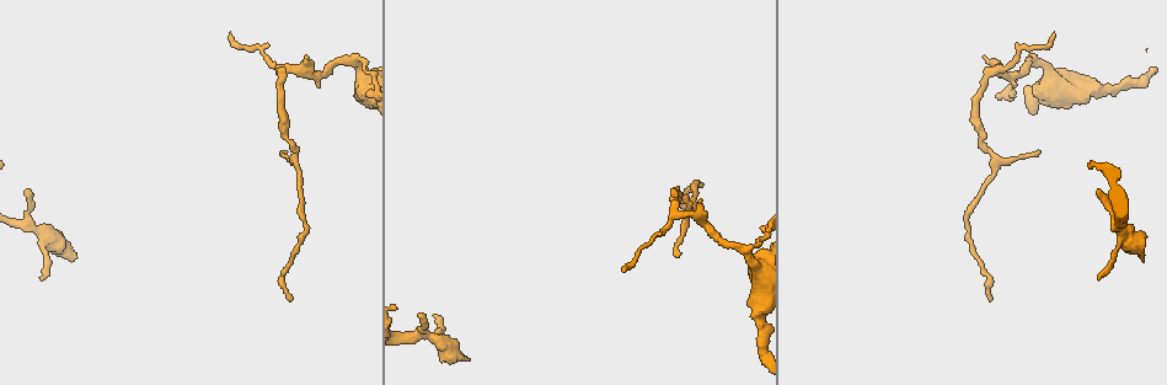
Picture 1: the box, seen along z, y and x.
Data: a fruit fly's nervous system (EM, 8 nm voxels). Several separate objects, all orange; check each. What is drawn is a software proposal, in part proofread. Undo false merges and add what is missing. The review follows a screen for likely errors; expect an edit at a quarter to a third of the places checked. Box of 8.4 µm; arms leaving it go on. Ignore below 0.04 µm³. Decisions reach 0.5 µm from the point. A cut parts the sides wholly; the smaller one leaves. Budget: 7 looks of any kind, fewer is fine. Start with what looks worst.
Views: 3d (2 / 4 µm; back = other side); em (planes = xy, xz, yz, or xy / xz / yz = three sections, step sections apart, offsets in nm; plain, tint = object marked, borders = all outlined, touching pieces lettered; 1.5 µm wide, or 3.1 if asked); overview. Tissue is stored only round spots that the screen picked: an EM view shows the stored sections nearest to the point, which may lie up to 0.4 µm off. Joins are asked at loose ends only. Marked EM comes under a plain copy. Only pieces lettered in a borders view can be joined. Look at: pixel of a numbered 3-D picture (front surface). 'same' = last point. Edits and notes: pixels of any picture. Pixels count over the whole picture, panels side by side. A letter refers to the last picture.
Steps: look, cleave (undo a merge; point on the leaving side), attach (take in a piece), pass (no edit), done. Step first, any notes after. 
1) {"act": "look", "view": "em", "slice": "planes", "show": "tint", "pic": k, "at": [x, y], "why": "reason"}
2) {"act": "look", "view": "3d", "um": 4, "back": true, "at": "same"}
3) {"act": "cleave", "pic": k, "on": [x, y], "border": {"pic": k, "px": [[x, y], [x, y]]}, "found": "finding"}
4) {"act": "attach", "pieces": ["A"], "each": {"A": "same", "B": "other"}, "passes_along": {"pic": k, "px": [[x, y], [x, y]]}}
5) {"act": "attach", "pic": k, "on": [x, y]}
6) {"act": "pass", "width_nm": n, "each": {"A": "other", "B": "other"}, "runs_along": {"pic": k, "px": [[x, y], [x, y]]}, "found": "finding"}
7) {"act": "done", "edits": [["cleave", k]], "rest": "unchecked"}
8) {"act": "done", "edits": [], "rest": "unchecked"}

{"act": "look", "view": "em", "slice": "yz", "step": 4, "show": "borders", "pic": 1, "at": [24, 191], "why": "branch stops here"}

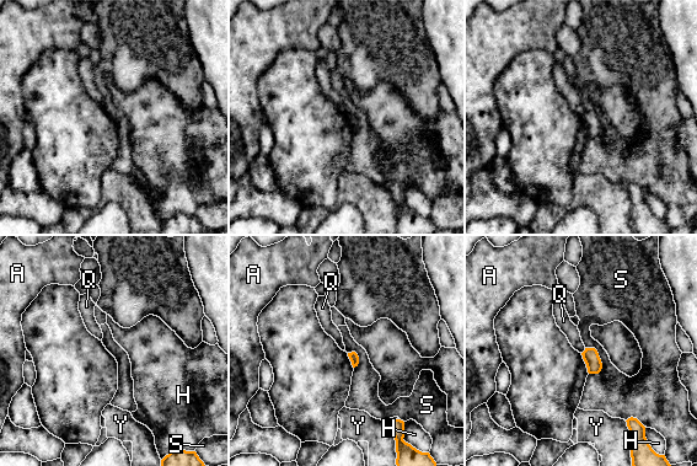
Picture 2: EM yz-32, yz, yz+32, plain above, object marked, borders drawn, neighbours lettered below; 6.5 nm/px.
{"act": "pass", "longest_contact_nm": ["S", 200], "each": {"A": "other", "H": "other", "Q": "other", "S": "other", "Y": "other"}, "border": {"pic": 2, "px": [[580, 353], [589, 373]]}, "found": "none of them fits"}

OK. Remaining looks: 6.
{"act": "look", "view": "3d", "um": 4, "pic": 1, "at": [433, 314], "why": "tapers out"}

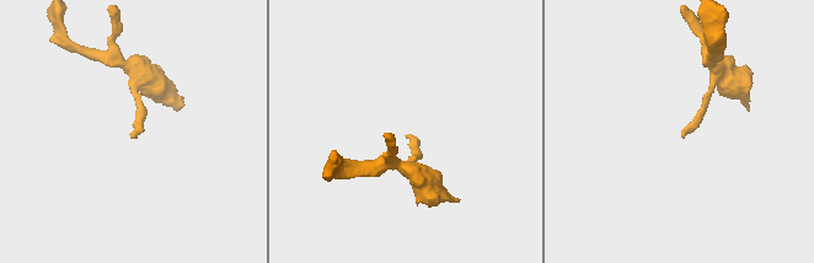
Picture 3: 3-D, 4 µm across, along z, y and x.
{"act": "look", "view": "em", "slice": "planes", "show": "borders", "pic": 3, "at": [131, 135], "why": "now the EM"}

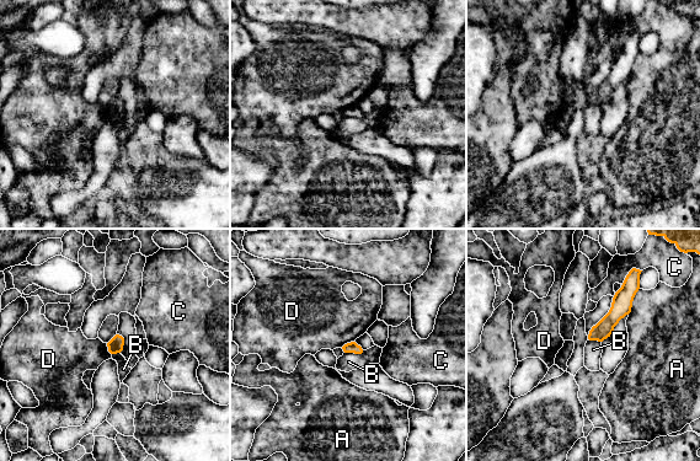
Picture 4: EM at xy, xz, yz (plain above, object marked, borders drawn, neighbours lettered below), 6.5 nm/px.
{"act": "pass", "each": {"A": "other", "B": "other", "C": "other", "D": "other"}, "runs_along": {"pic": 4, "px": [[628, 293], [619, 310], [592, 337]]}, "found": "no lettered piece goes on from it"}

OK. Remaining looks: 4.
{"act": "look", "view": "em", "slice": "yz", "step": 4, "show": "borders", "pic": 1, "at": [993, 299], "why": "thin end"}

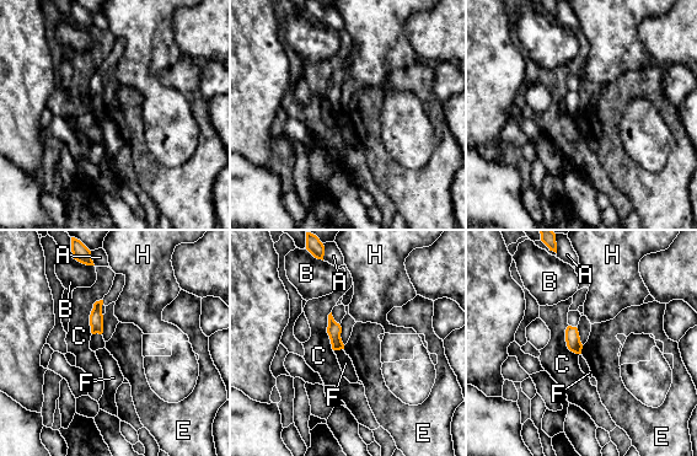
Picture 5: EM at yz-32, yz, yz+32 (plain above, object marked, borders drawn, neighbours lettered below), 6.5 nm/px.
{"act": "look", "view": "em", "slice": "planes", "show": "borders", "at": "same", "why": "cut it another way"}

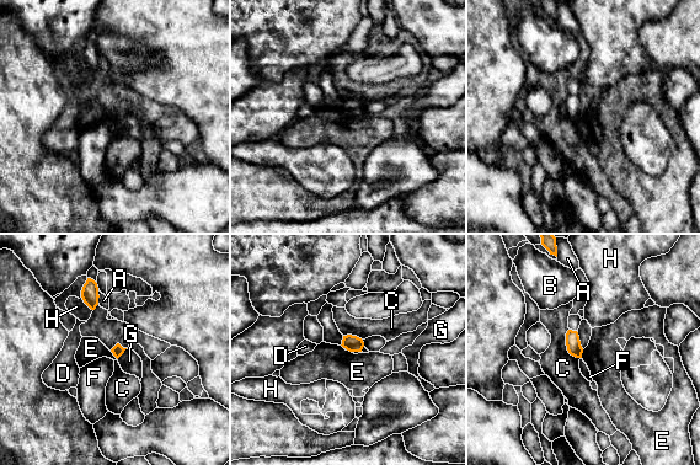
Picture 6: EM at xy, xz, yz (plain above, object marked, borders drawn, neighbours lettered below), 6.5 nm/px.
{"act": "pass", "each": {"A": "other", "B": "other", "C": "other", "D": "other", "E": "other", "F": "other", "G": "other", "H": "other"}, "border": {"pic": 6, "px": [[110, 351], [117, 358]]}, "found": "none of them fits"}

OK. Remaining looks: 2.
{"act": "done", "edits": [], "rest": "unchecked"}

